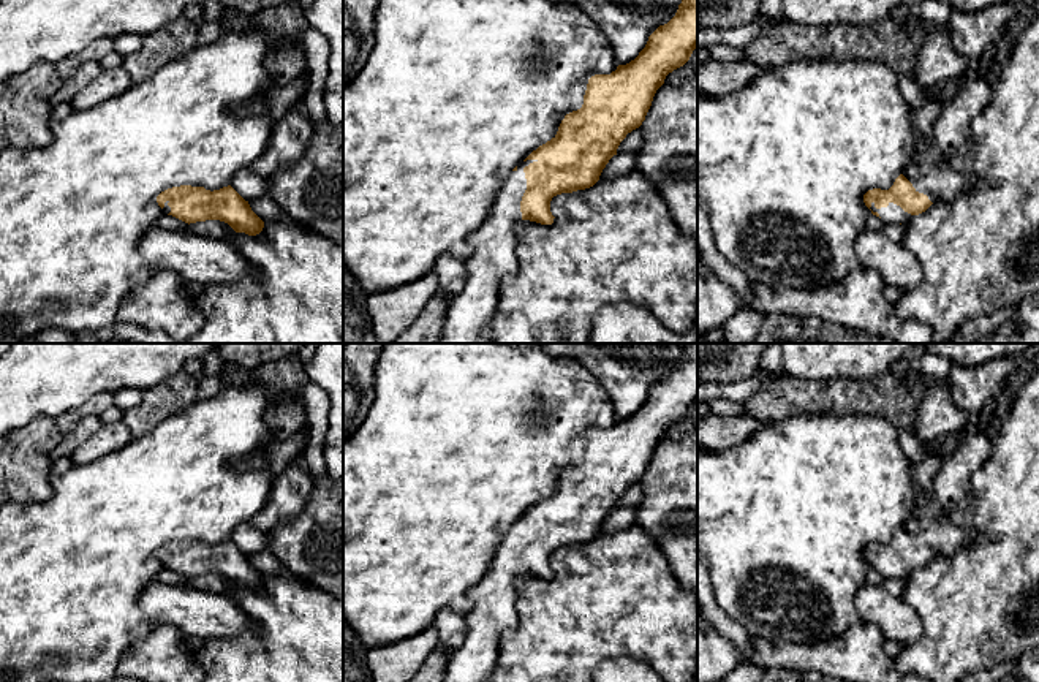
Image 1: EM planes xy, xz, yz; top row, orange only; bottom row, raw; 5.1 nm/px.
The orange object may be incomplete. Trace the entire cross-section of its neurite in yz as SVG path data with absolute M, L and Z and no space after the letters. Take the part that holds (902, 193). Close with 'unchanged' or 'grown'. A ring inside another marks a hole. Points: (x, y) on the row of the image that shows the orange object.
M928 133L916 149L916 158L906 165L889 190L873 188L863 195L865 206L884 225L908 225L914 215L925 212L935 201L954 201L966 193L976 180L949 166Z | grown

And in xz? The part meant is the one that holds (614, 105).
M682 0L675 16L648 36L634 60L618 65L610 74L595 74L588 79L582 108L566 114L557 135L508 174L489 217L471 237L471 253L465 260L467 283L449 304L441 343L484 343L487 324L497 309L500 283L517 269L514 226L520 220L552 225L554 196L593 187L609 160L617 155L620 142L645 120L666 76L683 66L696 47L697 0Z | grown

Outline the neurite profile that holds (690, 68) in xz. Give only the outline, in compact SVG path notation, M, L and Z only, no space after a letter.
M697 46L693 51L690 60L683 66L674 70L672 73L669 73L666 76L664 84L669 84L672 81L678 81L682 78L690 78L690 76L694 76L694 74L697 74Z

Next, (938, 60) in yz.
M935 28L919 46L916 82L925 90L933 89L947 78L963 76L969 70L969 59L960 55L949 32Z

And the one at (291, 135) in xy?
M304 108L281 116L272 130L266 150L248 166L263 179L269 179L283 166L299 161L313 136L313 123Z

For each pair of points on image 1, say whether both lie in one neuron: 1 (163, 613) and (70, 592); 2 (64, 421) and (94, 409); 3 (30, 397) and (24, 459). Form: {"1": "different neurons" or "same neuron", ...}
{"1": "different neurons", "2": "same neuron", "3": "different neurons"}

